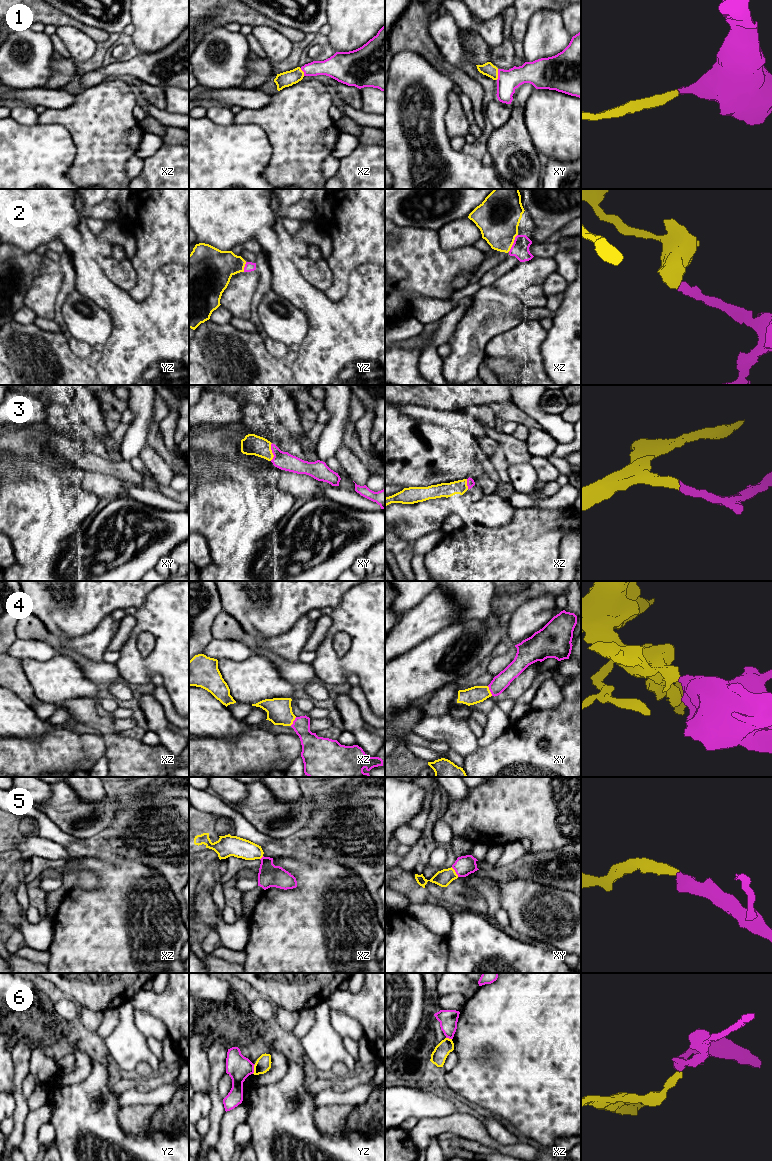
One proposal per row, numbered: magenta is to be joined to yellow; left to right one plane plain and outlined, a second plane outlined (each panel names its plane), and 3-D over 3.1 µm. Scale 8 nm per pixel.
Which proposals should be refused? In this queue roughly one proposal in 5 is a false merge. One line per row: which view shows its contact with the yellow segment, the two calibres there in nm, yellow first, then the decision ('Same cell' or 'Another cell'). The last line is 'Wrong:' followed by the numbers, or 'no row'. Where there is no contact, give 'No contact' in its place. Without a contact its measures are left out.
1: Touches yellow in xy. Thickness 110 nm (yellow) against 180 nm. Same cell
2: Touches yellow in xz. Thickness 340 nm (yellow) against 140 nm. Same cell
3: Touches yellow in xy. Thickness 160 nm (yellow) against 140 nm. Same cell
4: Touches yellow in xy. Thickness 140 nm (yellow) against 130 nm. Same cell
5: Touches yellow in xy. Thickness 140 nm (yellow) against 160 nm. Same cell
6: Touches yellow in yz. Thickness 120 nm (yellow) against 200 nm. Another cell
Wrong: 6

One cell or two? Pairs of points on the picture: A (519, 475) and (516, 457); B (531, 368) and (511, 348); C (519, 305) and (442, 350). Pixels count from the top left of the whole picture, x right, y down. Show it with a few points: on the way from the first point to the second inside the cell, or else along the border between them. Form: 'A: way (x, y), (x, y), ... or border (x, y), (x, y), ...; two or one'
A: border (528, 462), (510, 464); two
B: way (528, 362), (517, 351); one
C: border (449, 342), (449, 354), (442, 358); two

